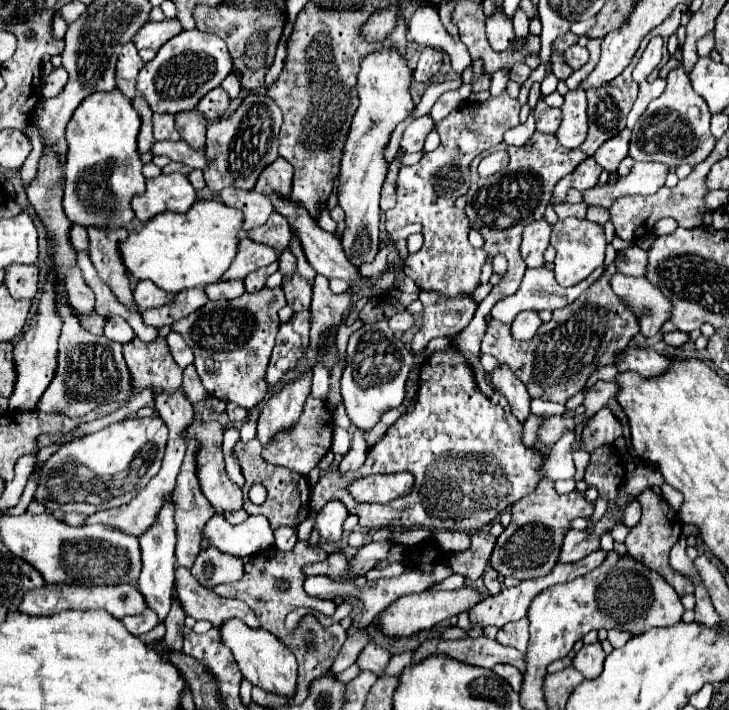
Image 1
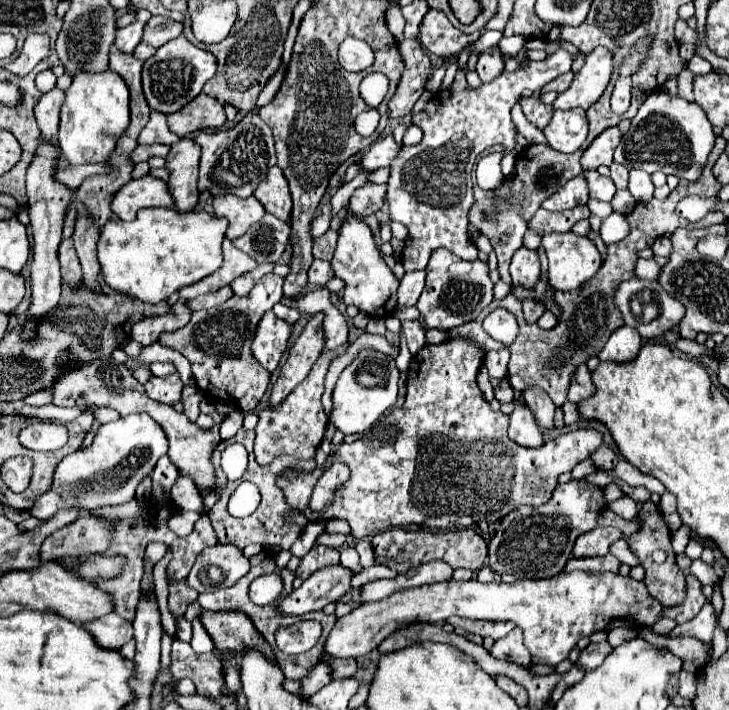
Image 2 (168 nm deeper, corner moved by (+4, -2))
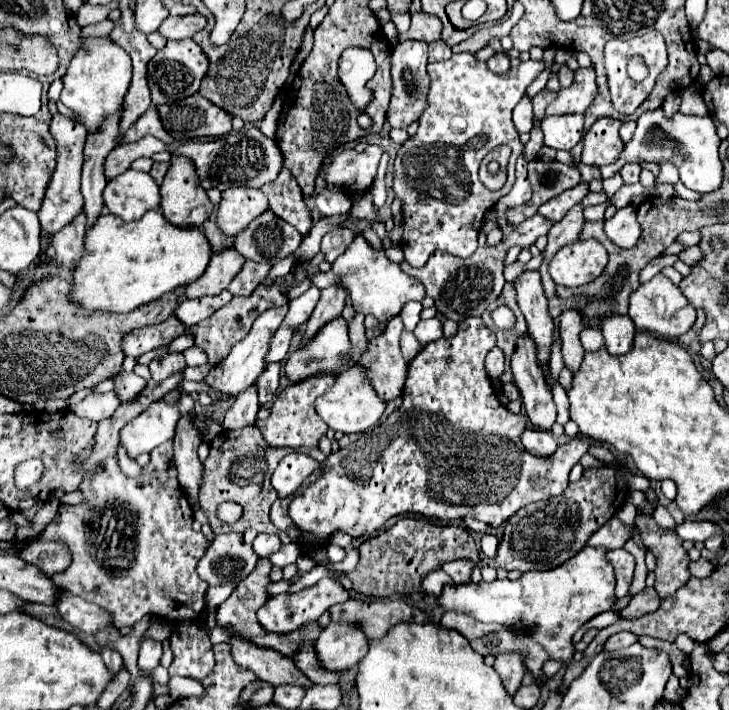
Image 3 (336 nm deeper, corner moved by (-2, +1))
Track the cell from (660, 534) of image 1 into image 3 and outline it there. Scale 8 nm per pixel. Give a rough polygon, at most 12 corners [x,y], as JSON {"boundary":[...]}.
{"boundary":[[654,506],[638,508],[642,544],[656,556],[654,590],[674,596],[688,582],[682,540],[660,528]]}

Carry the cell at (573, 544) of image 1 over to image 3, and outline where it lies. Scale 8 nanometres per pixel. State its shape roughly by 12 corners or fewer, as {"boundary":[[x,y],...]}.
{"boundary":[[618,518],[598,528],[586,544],[616,550],[632,538]]}

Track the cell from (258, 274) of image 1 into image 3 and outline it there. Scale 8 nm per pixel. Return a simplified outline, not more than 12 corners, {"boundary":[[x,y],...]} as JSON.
{"boundary":[[246,260],[230,282],[234,296],[248,296],[268,276],[270,264]]}

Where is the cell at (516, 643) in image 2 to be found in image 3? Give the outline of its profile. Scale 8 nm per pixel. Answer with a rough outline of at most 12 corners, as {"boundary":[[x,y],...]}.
{"boundary":[[518,652],[496,656],[494,670],[508,694],[514,694],[526,674]]}

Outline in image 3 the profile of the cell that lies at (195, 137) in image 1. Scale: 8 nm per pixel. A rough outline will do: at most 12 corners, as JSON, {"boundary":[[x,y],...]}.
{"boundary":[[170,160],[160,184],[162,212],[174,226],[202,226],[214,204],[194,162]]}

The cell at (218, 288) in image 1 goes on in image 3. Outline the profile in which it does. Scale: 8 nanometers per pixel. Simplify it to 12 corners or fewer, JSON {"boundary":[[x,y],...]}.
{"boundary":[[216,296],[184,300],[174,314],[186,326],[212,316],[230,300]]}

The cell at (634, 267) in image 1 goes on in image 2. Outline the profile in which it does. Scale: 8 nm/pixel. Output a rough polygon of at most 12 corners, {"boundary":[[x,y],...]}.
{"boundary":[[640,259],[636,263],[636,277],[658,279],[660,265],[656,261]]}

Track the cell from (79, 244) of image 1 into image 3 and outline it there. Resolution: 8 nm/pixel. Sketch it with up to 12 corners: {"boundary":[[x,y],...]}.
{"boundary":[[54,114],[56,170],[42,208],[52,236],[82,212],[80,170],[86,130]]}

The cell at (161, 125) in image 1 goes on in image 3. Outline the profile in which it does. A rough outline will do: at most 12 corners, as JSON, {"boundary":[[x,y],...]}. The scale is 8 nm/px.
{"boundary":[[152,106],[126,132],[126,142],[148,134],[166,144],[174,138],[162,126],[158,108]]}

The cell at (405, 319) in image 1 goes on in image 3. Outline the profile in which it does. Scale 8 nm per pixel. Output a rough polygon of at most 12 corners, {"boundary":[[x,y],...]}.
{"boundary":[[440,318],[420,320],[414,336],[426,346],[442,338]]}

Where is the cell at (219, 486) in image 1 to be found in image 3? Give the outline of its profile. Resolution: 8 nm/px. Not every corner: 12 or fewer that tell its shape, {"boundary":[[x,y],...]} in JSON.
{"boundary":[[134,372],[116,374],[114,394],[120,402],[134,402],[146,380]]}

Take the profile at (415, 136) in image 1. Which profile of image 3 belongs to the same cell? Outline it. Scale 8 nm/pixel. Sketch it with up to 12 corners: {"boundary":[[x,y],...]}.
{"boundary":[[382,146],[340,150],[326,182],[362,194],[376,178]]}

